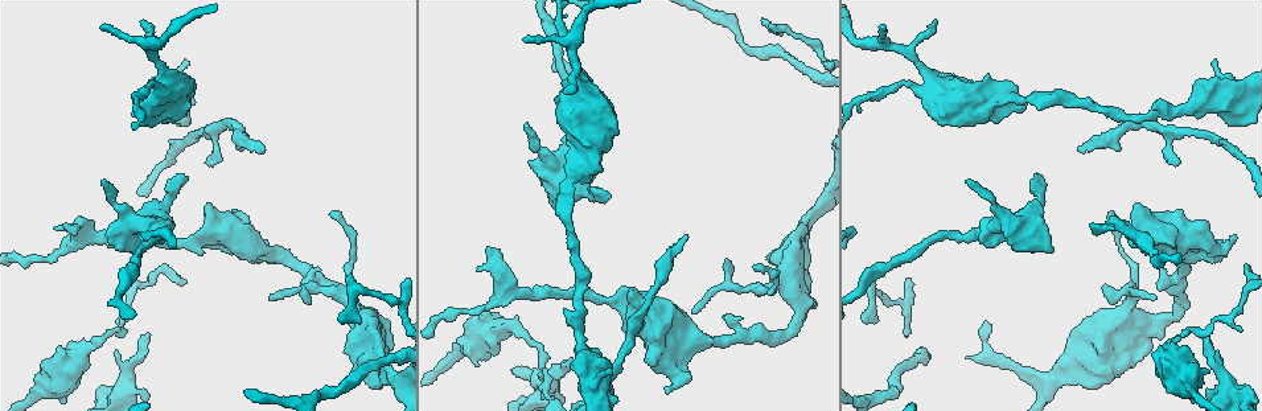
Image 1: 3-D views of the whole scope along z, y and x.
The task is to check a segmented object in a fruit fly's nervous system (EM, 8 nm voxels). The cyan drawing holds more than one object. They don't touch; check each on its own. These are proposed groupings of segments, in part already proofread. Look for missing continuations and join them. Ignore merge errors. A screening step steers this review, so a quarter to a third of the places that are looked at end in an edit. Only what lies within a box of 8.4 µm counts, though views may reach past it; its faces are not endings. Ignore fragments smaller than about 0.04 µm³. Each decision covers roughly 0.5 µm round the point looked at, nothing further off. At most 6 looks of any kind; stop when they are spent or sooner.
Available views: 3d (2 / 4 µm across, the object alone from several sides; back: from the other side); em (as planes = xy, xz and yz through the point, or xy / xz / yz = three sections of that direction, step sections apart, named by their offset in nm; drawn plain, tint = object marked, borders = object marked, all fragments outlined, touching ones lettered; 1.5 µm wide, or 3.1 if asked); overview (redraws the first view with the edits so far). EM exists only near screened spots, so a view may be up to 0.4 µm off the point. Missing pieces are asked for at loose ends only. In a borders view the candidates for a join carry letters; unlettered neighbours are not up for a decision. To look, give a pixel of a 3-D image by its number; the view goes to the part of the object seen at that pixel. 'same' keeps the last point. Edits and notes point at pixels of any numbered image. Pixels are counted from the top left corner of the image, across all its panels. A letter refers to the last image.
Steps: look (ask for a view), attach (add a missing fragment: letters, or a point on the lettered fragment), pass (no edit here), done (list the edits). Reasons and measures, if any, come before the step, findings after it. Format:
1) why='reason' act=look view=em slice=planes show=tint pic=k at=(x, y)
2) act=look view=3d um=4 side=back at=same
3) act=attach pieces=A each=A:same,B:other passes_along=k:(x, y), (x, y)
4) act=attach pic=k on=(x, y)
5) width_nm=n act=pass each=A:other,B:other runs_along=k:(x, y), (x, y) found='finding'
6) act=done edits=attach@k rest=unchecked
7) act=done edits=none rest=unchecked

why='branch stops here' act=look view=3d um=2 pic=1 at=(683, 236)

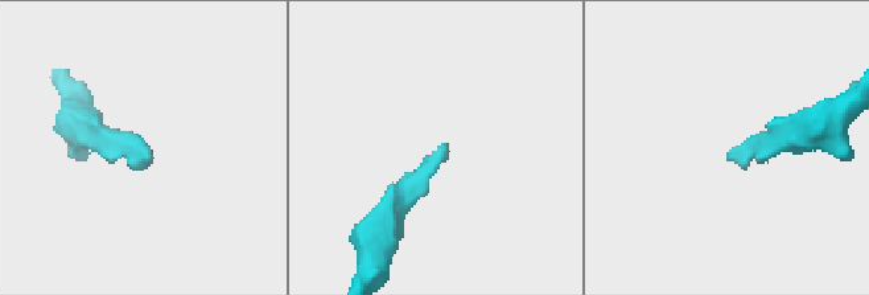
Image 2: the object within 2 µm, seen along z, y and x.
why='need the tissue' act=look view=em slice=yz step=4 show=tint pic=2 at=(443, 145)

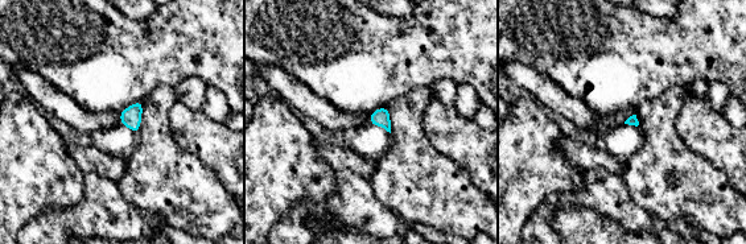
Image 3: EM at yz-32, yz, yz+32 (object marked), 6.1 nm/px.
act=look view=em slice=planes show=borders at=same

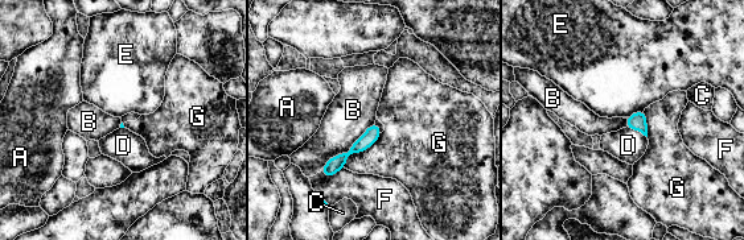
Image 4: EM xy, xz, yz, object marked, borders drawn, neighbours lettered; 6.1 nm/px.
act=attach pieces=D each=A:other,B:other,C:other,D:same,E:other,F:other,G:other passes_along=4:(637, 120), (636, 129), (628, 145) found='it goes on there'

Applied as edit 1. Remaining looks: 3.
act=look view=overview

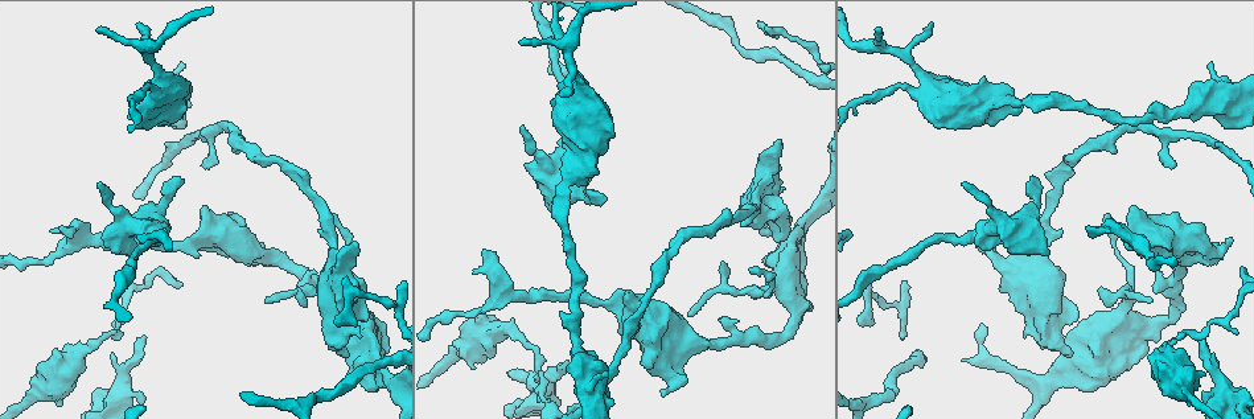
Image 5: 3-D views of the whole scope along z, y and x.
why='an open end' act=look view=em slice=planes show=borders pic=5 at=(605, 372)

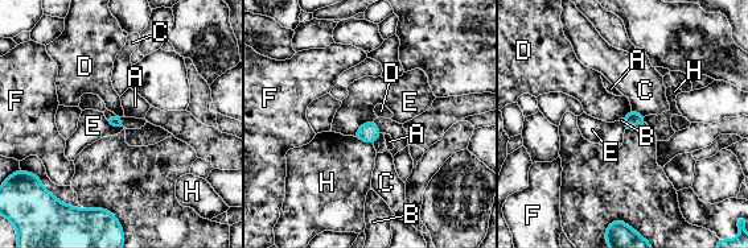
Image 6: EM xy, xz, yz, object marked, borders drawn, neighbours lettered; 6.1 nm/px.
act=pass each=A:other,B:other,C:other,D:other,E:other,F:other,H:other border=6:(373, 120), (366, 120), (353, 136) found='none of them fits'

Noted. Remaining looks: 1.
why='thin end' act=look view=em slice=planes show=borders pic=5 at=(881, 31)

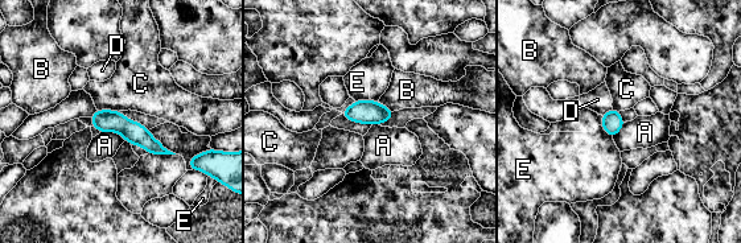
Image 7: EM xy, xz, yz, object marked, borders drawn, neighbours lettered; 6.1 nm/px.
longest_contact=A:170nm act=pass each=A:other,B:other,C:other,D:other,E:other found='no lettered fragment goes on from it'

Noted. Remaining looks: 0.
act=done edits=attach@4 rest=unchecked

